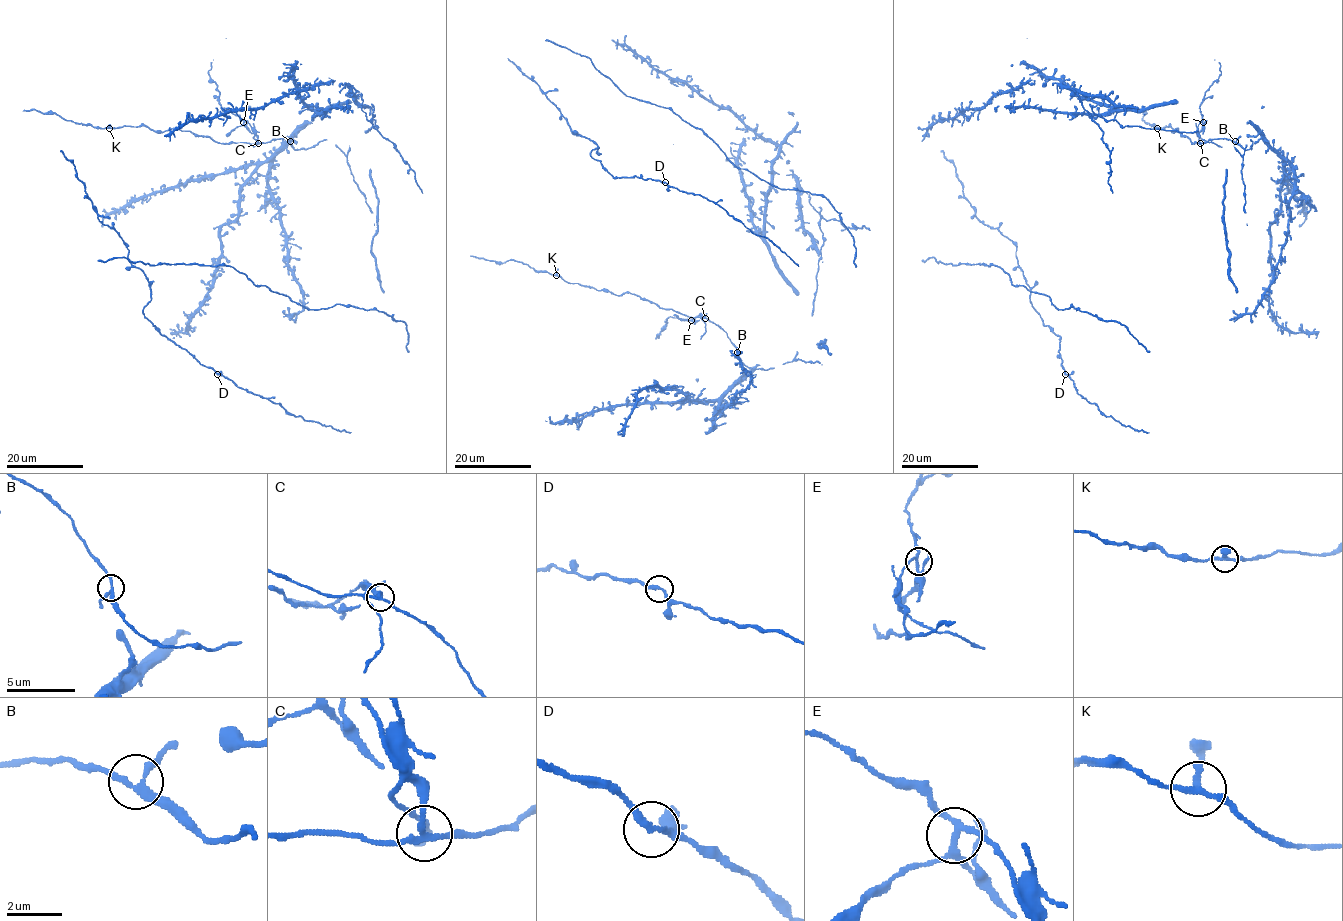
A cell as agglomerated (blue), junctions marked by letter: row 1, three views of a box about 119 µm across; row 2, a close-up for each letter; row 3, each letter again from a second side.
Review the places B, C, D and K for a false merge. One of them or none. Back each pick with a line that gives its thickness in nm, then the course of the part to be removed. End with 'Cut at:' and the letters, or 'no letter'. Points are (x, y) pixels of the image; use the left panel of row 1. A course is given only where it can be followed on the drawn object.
C: calibre 170 nm; course (258, 142), (250, 125), (221, 107), (217, 85), (208, 73), (213, 59)
Cut at: C

